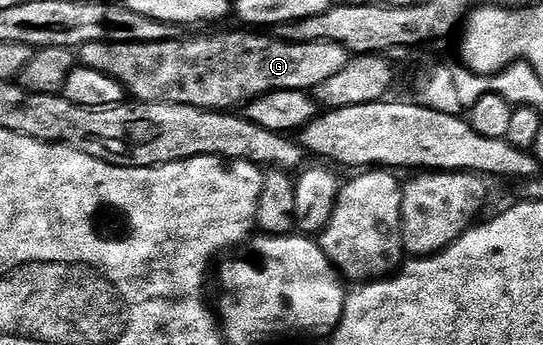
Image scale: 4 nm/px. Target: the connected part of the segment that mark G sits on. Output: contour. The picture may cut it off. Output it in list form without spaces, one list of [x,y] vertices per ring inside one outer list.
[[[257,31],[230,32],[227,36],[194,36],[164,42],[132,42],[113,44],[112,42],[88,42],[77,49],[76,60],[83,68],[100,70],[108,78],[116,78],[124,86],[127,97],[143,104],[179,104],[211,110],[238,110],[255,100],[276,90],[313,90],[327,81],[351,60],[351,53],[344,46],[332,42],[308,42],[293,44],[291,40],[279,40],[277,35],[257,36]]]

